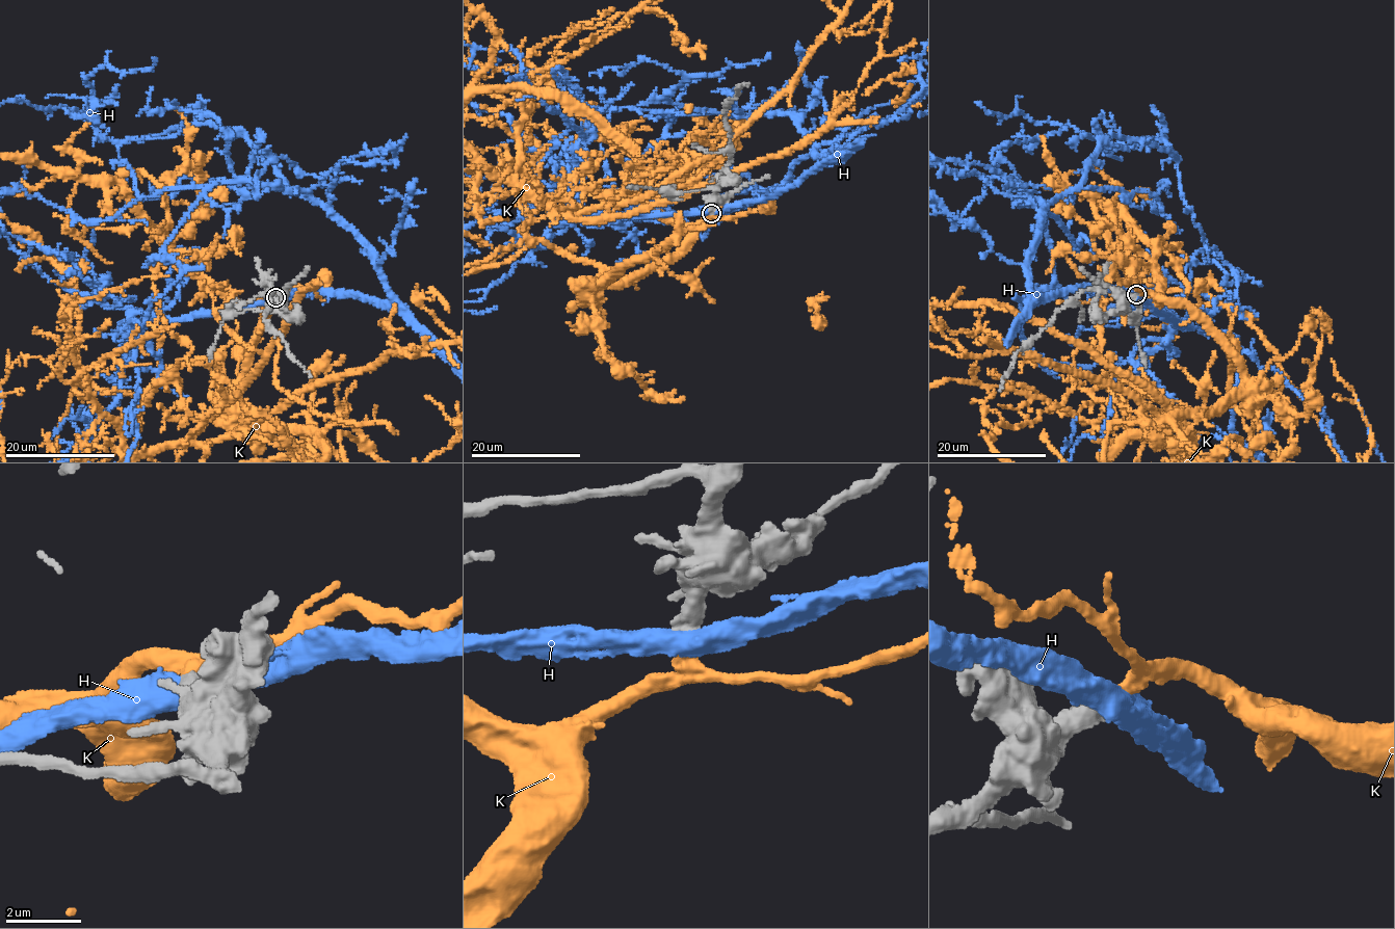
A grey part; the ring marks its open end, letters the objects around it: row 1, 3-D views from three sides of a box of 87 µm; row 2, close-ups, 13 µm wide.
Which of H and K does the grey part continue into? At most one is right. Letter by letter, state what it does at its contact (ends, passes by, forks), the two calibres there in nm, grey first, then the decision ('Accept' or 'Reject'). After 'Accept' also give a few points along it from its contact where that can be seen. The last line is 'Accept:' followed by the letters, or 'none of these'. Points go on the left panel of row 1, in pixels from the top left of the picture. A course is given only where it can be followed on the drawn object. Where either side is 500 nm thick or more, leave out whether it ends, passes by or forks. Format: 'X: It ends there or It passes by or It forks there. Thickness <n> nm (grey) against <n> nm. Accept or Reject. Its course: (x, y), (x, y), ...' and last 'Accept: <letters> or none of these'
H: Thickness 550 nm (grey) against 600 nm. Reject
K: Thickness 500 nm (grey) against 280 nm. Accept
Accept: K

